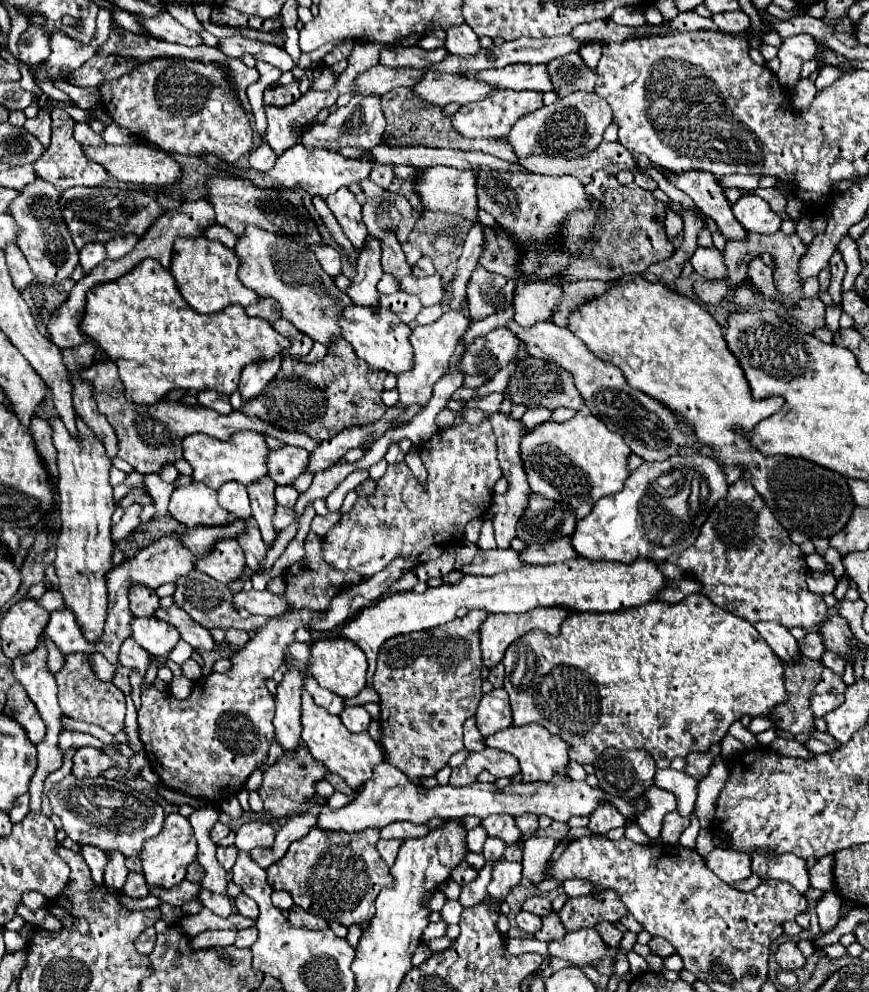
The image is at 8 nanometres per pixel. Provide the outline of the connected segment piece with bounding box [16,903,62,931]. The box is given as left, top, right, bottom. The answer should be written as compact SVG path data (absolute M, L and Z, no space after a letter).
M18 903L18 905L16 905L16 915L24 917L30 925L48 927L48 931L56 931L56 927L62 925L62 923L54 921L52 915L50 915L46 909L36 909L36 911L32 911L32 909L28 909L24 903Z

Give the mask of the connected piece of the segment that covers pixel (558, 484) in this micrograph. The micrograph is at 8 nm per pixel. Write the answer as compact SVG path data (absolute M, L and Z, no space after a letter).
M582 407L564 423L546 421L528 431L520 441L520 455L530 489L538 495L546 495L546 499L558 499L572 507L580 507L584 501L596 503L604 495L618 493L630 475L630 449L622 443L622 437L608 431L608 427L598 421L588 407Z

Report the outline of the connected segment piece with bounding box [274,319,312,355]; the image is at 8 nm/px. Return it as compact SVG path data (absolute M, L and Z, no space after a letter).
M278 319L274 323L274 329L290 339L292 345L286 349L288 355L308 355L308 351L312 349L312 339L308 335L302 335L298 329L290 327L290 323L286 323L286 319Z

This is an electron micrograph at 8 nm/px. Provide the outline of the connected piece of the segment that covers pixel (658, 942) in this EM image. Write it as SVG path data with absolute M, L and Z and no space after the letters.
M652 937L650 949L652 949L652 953L656 953L656 955L660 955L660 957L668 957L668 955L676 953L676 949L674 949L666 939L662 939L662 937Z

